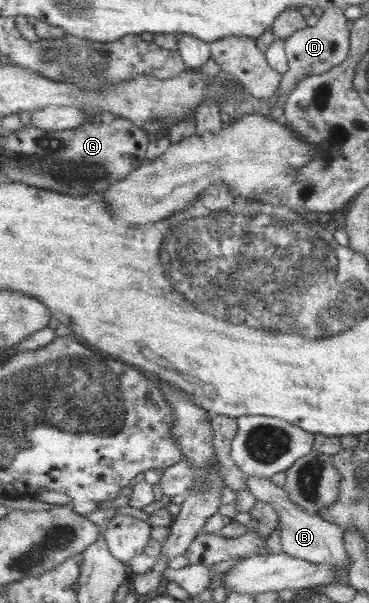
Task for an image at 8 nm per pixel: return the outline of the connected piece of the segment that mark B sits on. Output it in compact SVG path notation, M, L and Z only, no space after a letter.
M246 477L246 488L257 501L266 502L271 505L278 516L280 553L287 554L293 558L319 565L335 565L339 576L337 583L345 585L346 574L341 568L346 553L343 547L343 531L333 522L327 522L325 518L303 510L298 504L293 504L282 487L275 486L268 478Z

